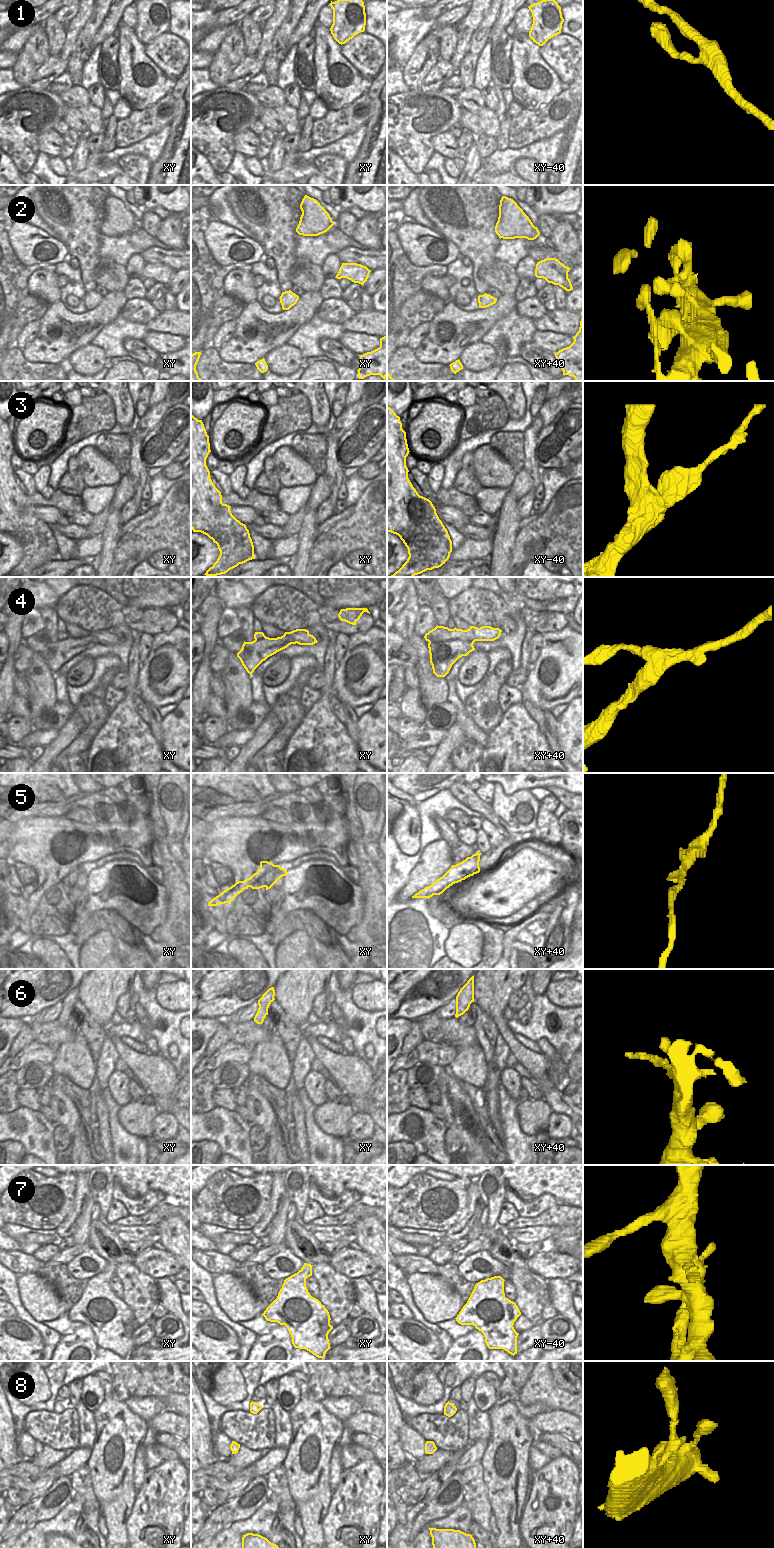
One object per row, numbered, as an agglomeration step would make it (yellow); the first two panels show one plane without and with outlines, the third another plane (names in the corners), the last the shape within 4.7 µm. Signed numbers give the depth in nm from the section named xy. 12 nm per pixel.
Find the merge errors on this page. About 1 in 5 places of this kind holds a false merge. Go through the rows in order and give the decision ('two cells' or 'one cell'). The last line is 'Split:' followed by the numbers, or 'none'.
1: two cells
2: one cell
3: two cells
4: two cells
5: one cell
6: one cell
7: one cell
8: one cell
Split: 1, 3, 4

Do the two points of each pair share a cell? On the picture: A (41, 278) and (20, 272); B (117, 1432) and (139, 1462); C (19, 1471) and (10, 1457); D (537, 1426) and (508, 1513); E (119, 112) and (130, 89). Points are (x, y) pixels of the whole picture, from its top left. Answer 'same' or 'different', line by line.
A: different
B: different
C: different
D: different
E: different

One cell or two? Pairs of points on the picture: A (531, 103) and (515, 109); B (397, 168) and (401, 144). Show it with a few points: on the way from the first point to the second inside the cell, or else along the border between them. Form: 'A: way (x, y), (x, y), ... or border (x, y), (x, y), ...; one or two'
A: border (514, 99), (523, 108); two
B: border (397, 154), (415, 173); two

